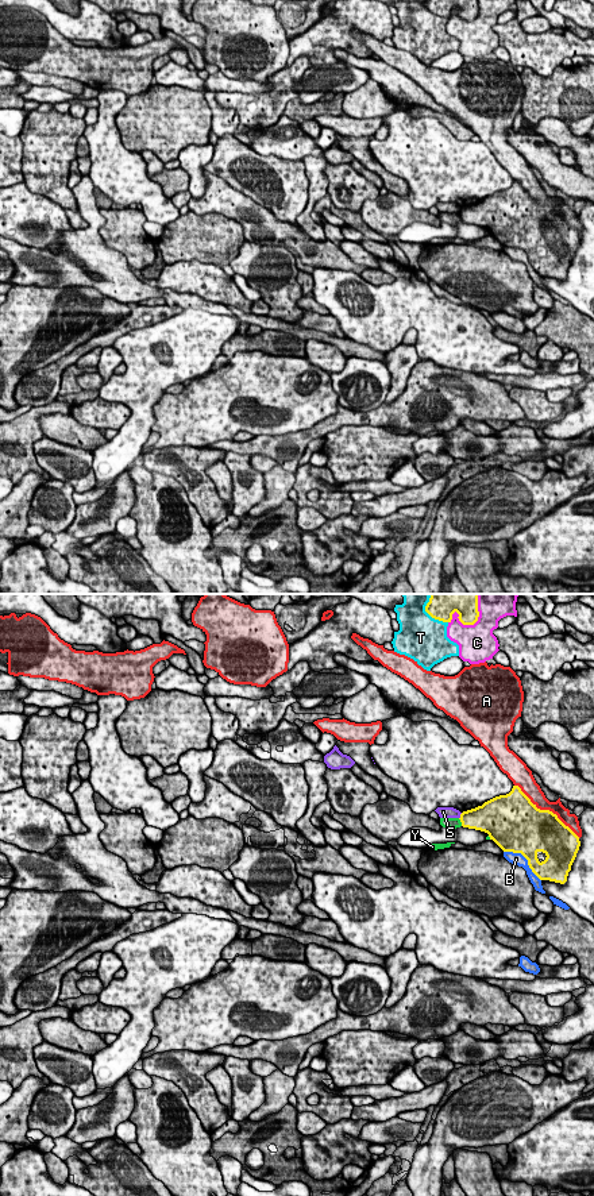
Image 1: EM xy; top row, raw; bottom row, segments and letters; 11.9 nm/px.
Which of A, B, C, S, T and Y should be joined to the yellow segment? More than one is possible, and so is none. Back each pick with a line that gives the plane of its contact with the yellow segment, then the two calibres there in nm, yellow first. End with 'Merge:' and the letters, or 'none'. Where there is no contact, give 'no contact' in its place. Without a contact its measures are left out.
Merge: none

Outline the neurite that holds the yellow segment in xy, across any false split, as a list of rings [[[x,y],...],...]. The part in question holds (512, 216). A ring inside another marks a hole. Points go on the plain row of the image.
[[[513,181],[506,190],[495,192],[482,201],[463,207],[459,215],[463,223],[487,228],[504,247],[521,248],[540,275],[560,279],[567,277],[580,242],[579,232],[556,209],[537,204],[518,181]]]

